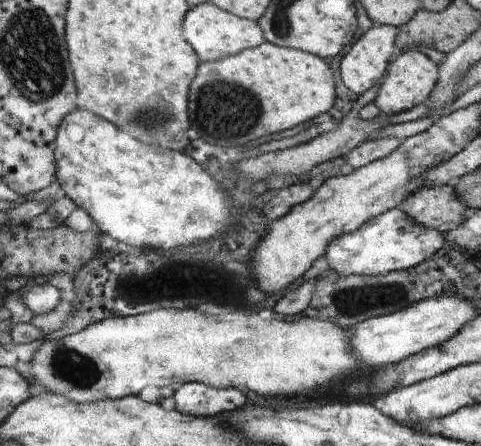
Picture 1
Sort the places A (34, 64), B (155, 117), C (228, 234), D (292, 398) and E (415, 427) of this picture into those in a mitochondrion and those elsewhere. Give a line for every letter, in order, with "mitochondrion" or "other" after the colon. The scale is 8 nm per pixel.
A: mitochondrion
B: mitochondrion
C: other
D: other
E: other

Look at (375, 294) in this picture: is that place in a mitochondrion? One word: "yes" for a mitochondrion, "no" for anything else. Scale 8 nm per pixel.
yes

